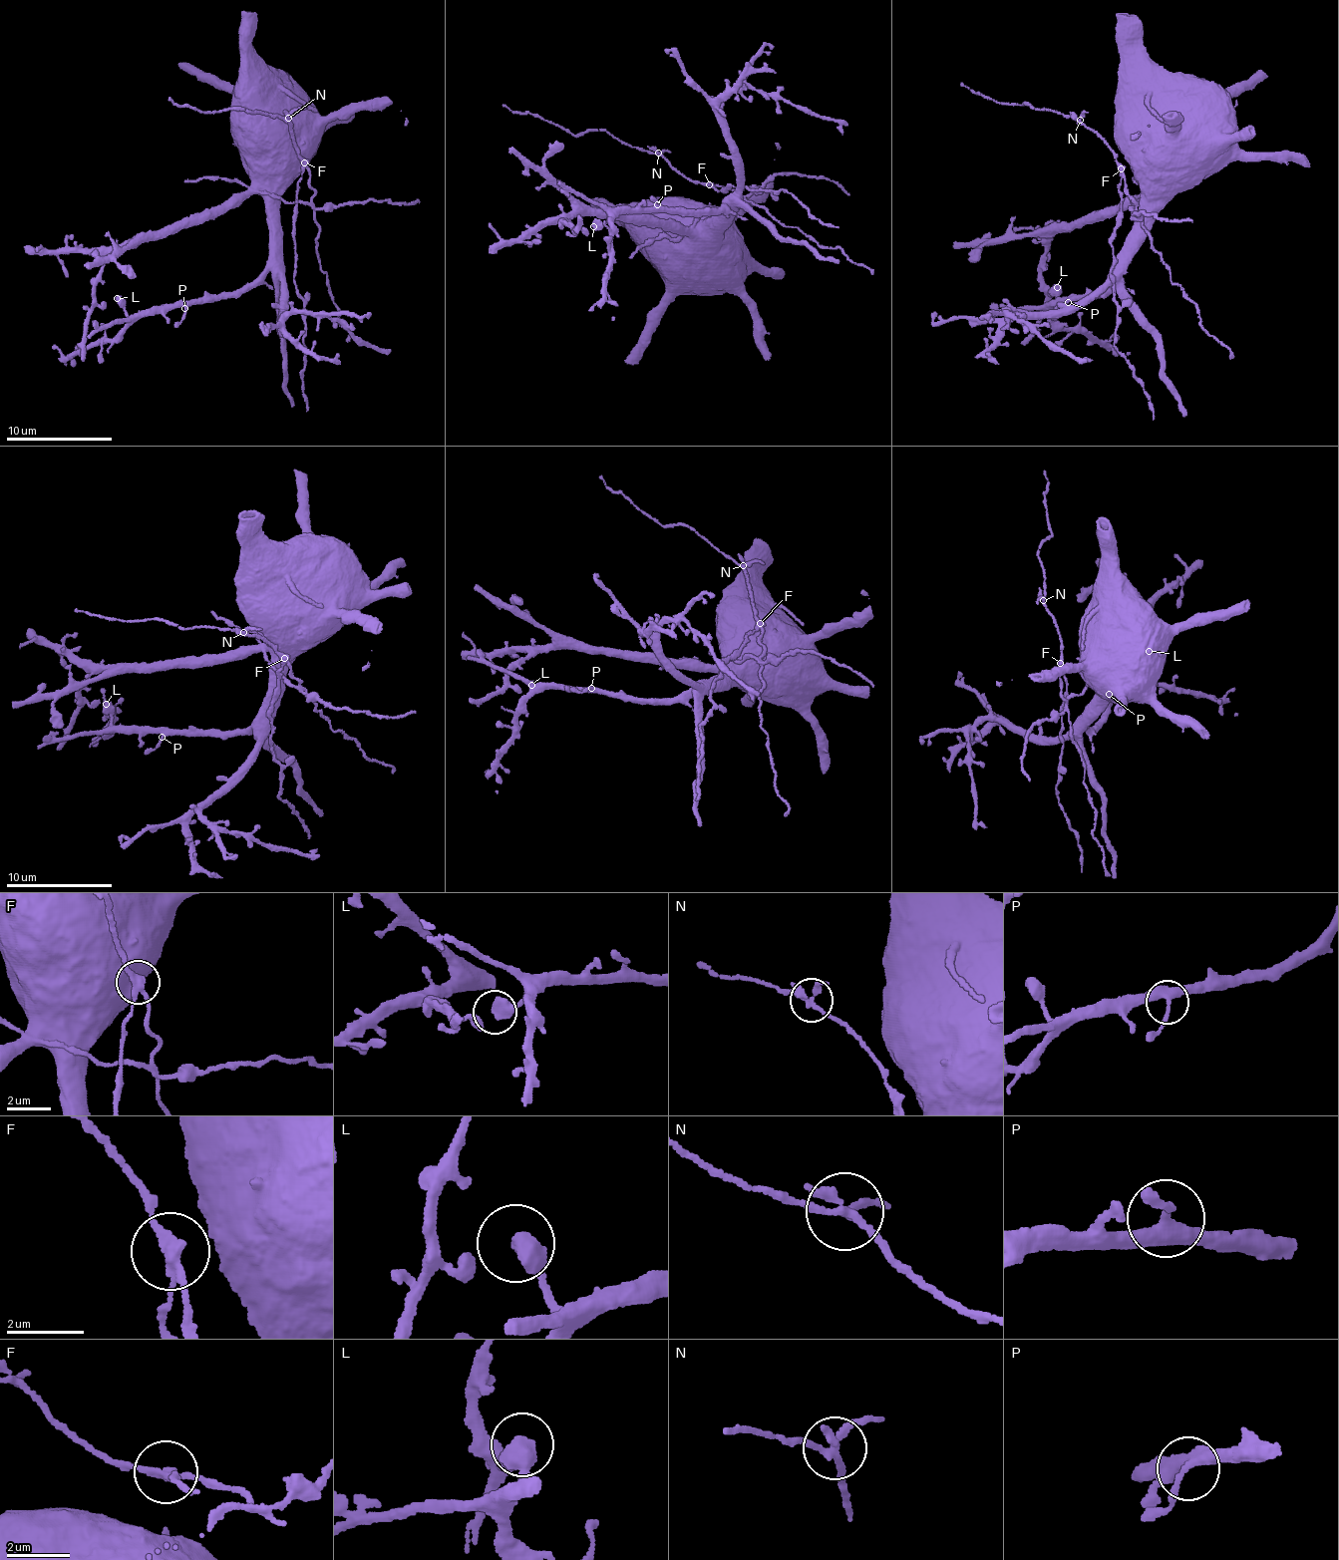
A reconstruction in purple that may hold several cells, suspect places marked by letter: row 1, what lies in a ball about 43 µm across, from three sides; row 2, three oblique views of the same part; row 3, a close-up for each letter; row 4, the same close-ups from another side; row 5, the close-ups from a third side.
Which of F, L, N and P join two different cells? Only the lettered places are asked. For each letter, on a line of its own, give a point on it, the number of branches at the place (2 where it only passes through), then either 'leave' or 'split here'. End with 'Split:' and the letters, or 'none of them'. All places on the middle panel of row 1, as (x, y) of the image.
F: (709, 184) | 3 | split here
L: (593, 226) | 2 | leave
N: (658, 153) | 3 | split here
P: (657, 204) | 3 | leave
Split: F, N

